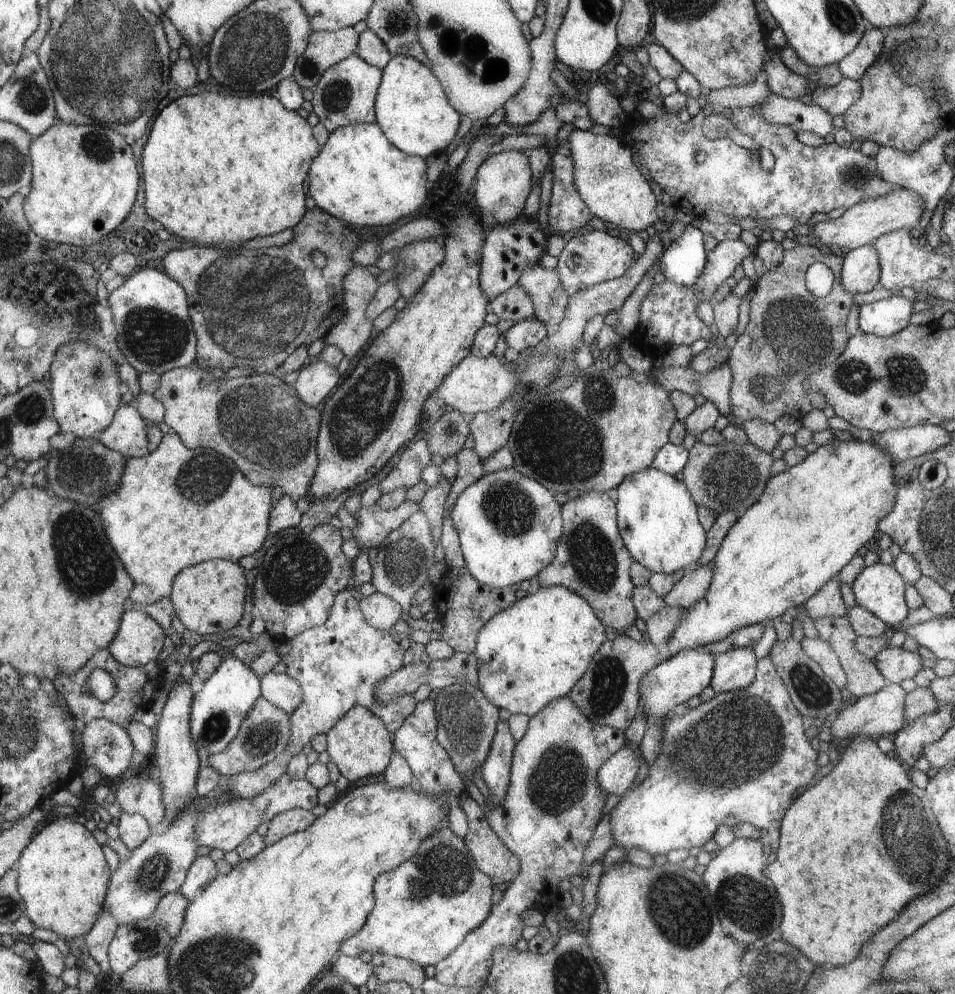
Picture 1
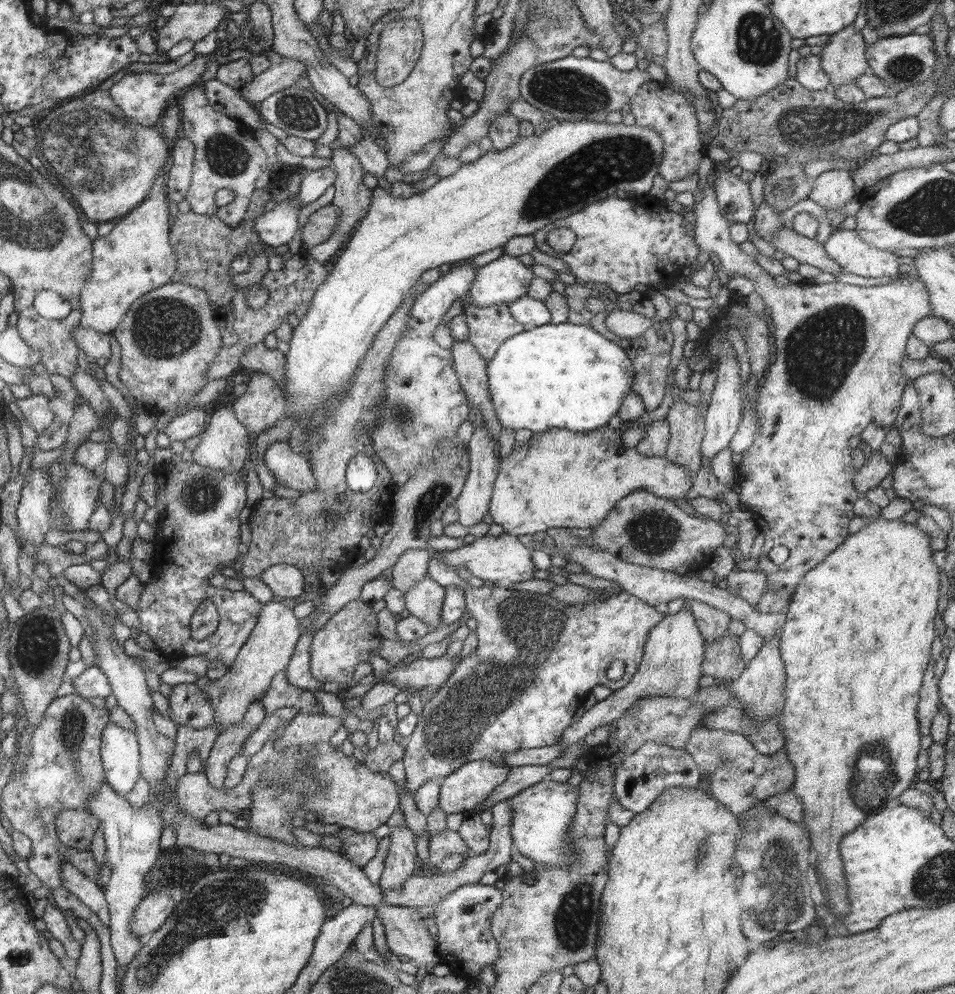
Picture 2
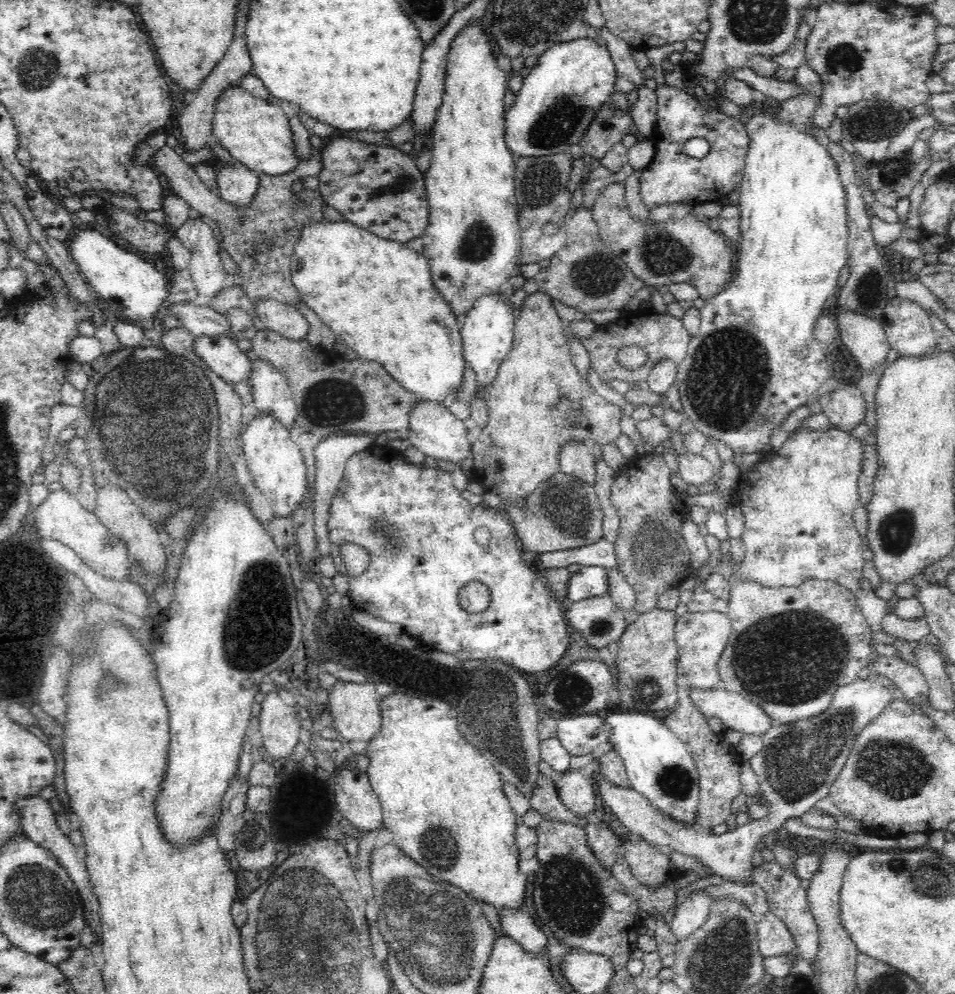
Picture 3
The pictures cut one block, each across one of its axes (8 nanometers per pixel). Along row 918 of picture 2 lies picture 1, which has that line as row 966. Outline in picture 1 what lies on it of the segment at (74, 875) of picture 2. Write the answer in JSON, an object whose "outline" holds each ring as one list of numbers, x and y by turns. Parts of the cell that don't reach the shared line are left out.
{"outline":[[102,912,102,916,97,918,95,926,86,934,85,950,96,960,102,972,111,971,109,966,109,945,114,939,116,930,116,920,108,912]]}

